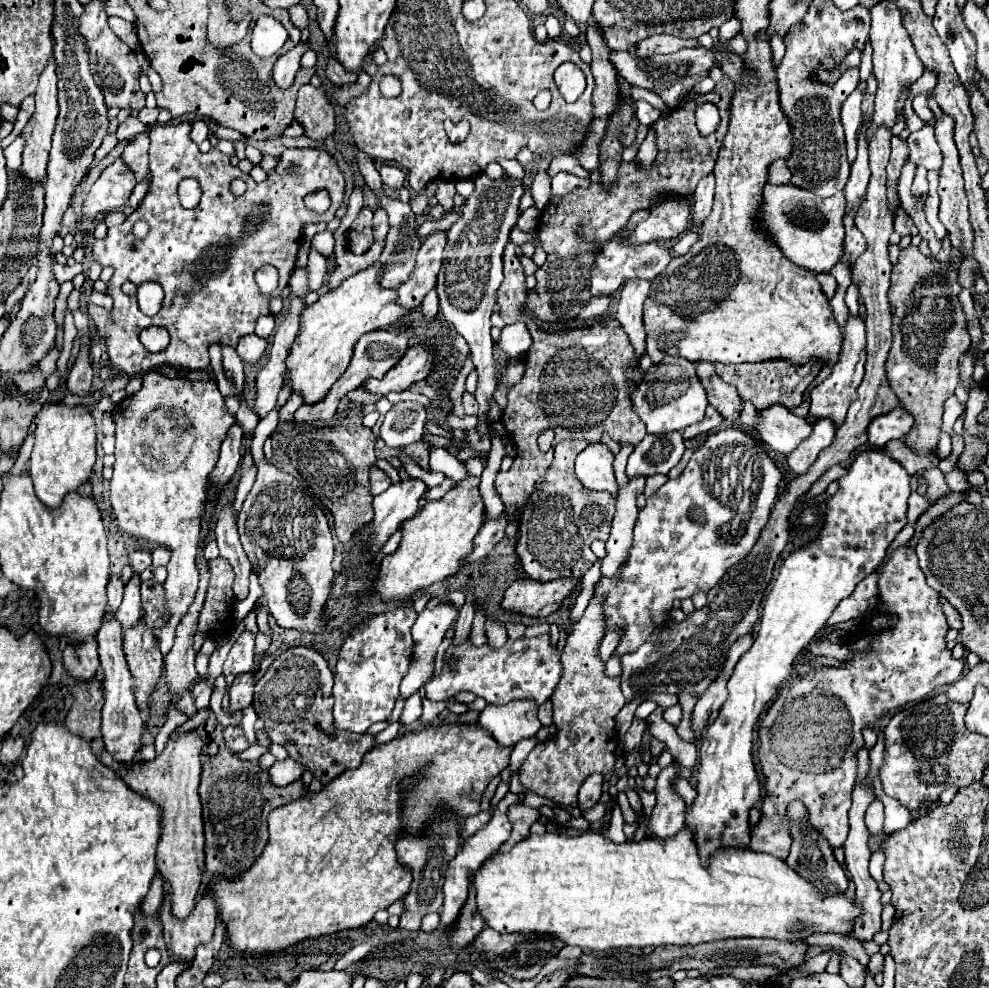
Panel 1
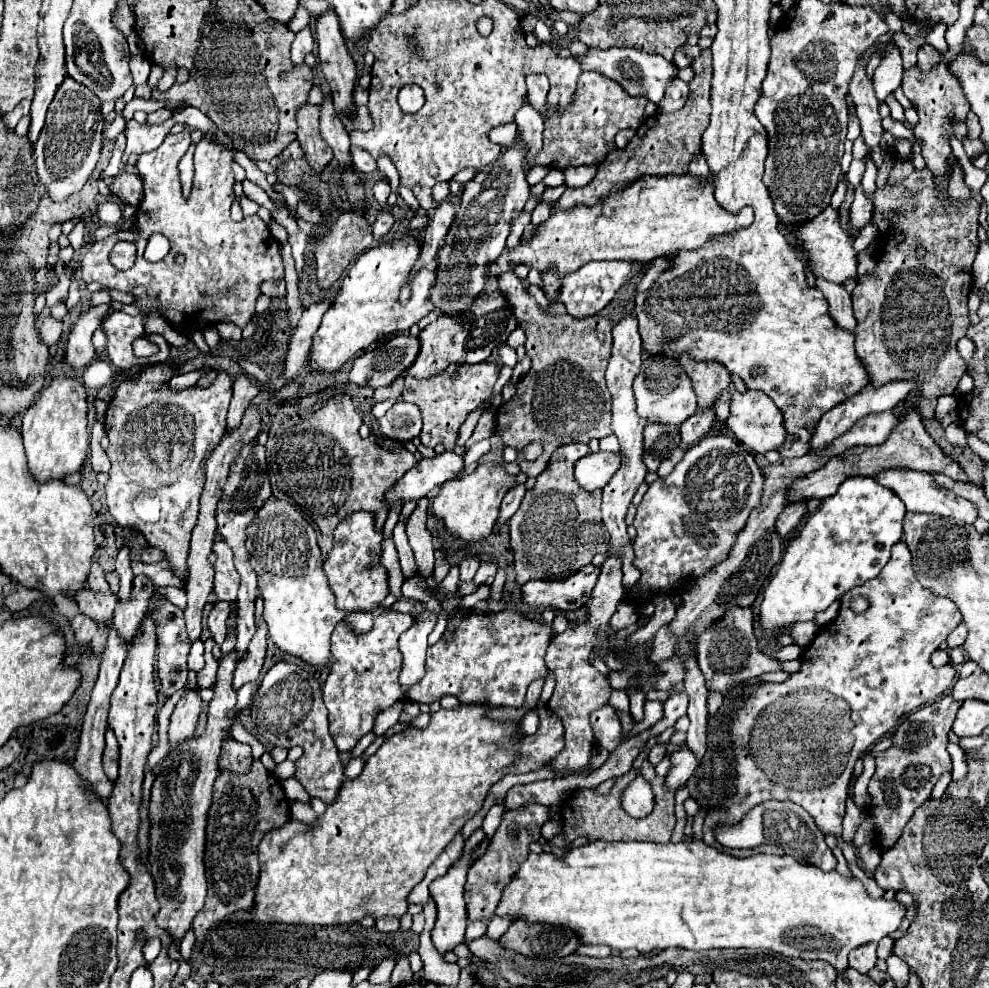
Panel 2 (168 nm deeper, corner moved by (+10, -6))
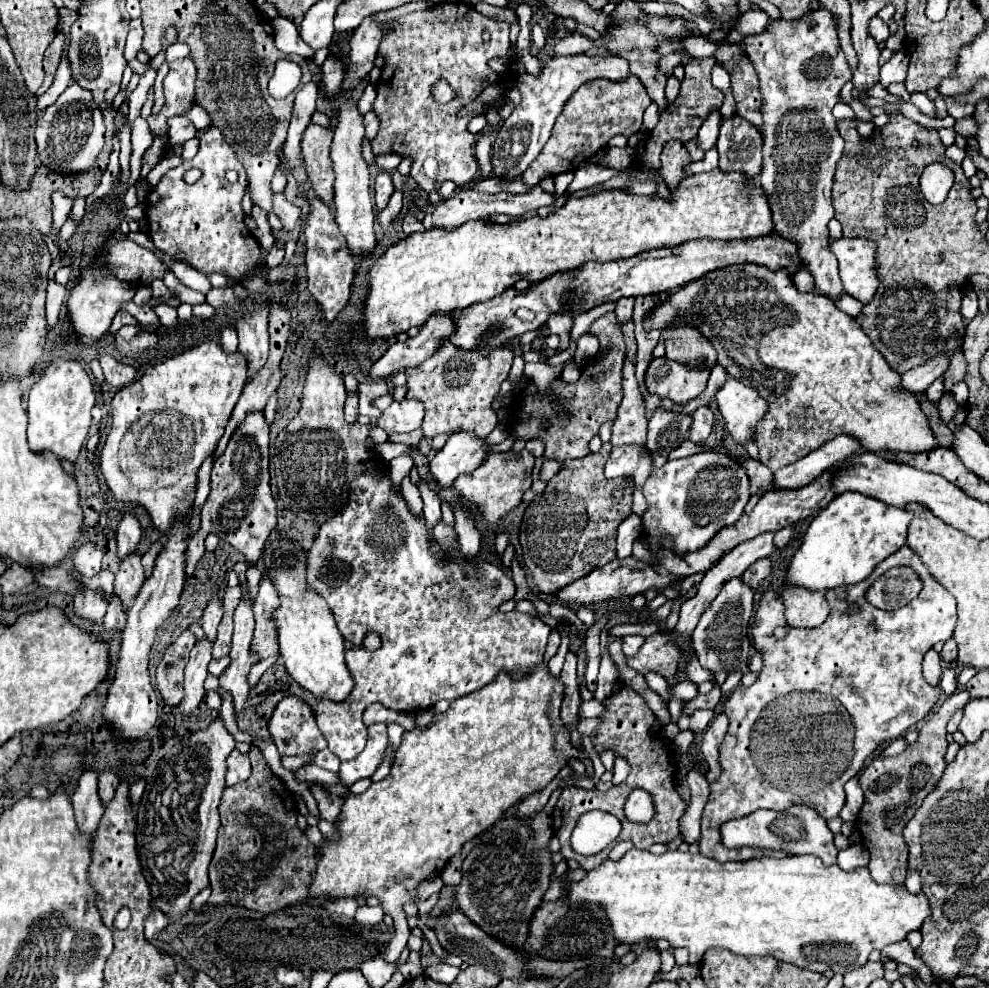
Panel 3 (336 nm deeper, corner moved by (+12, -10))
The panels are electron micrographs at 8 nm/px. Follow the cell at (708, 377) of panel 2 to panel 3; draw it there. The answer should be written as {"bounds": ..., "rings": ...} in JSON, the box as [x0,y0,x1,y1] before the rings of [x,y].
{"bounds":[662,328,716,368],"rings":[[[672,328],[662,332],[662,342],[666,344],[666,356],[680,364],[696,368],[700,362],[706,368],[716,366],[716,350],[712,344],[692,328]]]}

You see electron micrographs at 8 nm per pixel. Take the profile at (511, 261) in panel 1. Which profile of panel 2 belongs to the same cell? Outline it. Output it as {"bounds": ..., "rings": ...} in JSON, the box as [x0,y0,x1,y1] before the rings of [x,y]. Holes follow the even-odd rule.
{"bounds":[496,272,614,476],"rings":[[[506,272],[506,276],[498,280],[498,288],[506,288],[506,296],[510,296],[510,304],[514,304],[514,316],[518,316],[520,328],[526,332],[528,340],[524,346],[532,358],[532,368],[522,382],[516,384],[516,396],[496,410],[496,434],[502,436],[506,446],[518,450],[522,472],[538,476],[558,446],[570,442],[588,444],[592,438],[610,434],[610,392],[604,372],[610,360],[614,320],[606,316],[574,320],[568,314],[550,314],[530,298],[528,288],[522,286],[514,272]],[[532,440],[542,442],[544,454],[534,462],[526,462],[522,448]]]}

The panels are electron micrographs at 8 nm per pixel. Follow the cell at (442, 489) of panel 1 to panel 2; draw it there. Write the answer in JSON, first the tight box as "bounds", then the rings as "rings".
{"bounds":[406,498,434,576],"rings":[[[422,498],[418,500],[418,506],[414,514],[408,518],[408,526],[406,526],[408,540],[414,550],[416,566],[422,576],[430,576],[434,570],[434,546],[430,532],[426,528],[426,518],[428,518],[428,498]]]}

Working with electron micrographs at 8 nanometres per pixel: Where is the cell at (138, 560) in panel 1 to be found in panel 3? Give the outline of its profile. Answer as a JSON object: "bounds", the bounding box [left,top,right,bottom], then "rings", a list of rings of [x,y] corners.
{"bounds":[186,412,276,578],"rings":[[[250,412],[244,424],[232,434],[226,452],[216,460],[212,468],[212,490],[202,508],[202,528],[188,542],[186,548],[186,576],[190,578],[204,552],[204,538],[216,532],[225,542],[231,544],[250,566],[260,560],[264,542],[276,526],[276,502],[270,494],[268,474],[268,424],[260,412]]]}

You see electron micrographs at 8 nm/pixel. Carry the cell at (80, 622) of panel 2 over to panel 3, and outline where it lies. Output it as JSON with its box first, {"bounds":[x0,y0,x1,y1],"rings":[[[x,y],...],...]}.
{"bounds":[74,586,108,624],"rings":[[[84,586],[80,592],[74,594],[74,612],[78,618],[84,618],[92,624],[100,624],[106,614],[108,602],[102,598],[102,592],[94,592]]]}

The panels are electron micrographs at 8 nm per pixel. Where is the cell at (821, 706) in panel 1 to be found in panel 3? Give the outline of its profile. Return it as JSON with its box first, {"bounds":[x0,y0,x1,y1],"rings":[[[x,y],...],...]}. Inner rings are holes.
{"bounds":[700,546,956,862],"rings":[[[902,546],[896,554],[880,562],[874,574],[848,588],[834,588],[826,592],[826,598],[832,606],[832,612],[826,624],[818,628],[790,628],[784,640],[774,638],[778,626],[786,626],[782,600],[774,592],[766,592],[760,608],[756,612],[756,622],[752,628],[752,640],[758,652],[764,654],[764,668],[760,678],[750,688],[736,688],[730,698],[724,702],[724,712],[730,720],[724,742],[720,744],[720,764],[722,774],[716,782],[710,784],[710,798],[702,812],[702,836],[700,836],[700,854],[714,858],[718,862],[730,860],[748,860],[762,856],[780,856],[774,850],[726,850],[720,842],[720,824],[730,818],[742,818],[758,808],[781,812],[791,804],[808,804],[822,818],[836,818],[844,806],[844,784],[856,776],[866,758],[874,754],[882,742],[896,740],[908,732],[910,726],[920,722],[940,700],[940,688],[930,686],[922,676],[922,658],[924,654],[940,640],[950,640],[956,628],[956,600],[932,580],[930,572],[922,566],[920,558],[908,548]],[[907,566],[918,572],[924,588],[922,592],[900,610],[880,610],[866,600],[870,584],[891,568]],[[844,590],[846,598],[840,600],[838,592]],[[850,602],[860,604],[858,616],[848,616],[846,608]],[[748,744],[750,752],[748,752]],[[790,784],[790,788],[780,788]],[[788,794],[788,796],[786,796]]]}

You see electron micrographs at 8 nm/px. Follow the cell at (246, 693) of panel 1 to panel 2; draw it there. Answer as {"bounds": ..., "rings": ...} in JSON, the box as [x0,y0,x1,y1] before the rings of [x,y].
{"bounds":[234,618,268,688],"rings":[[[260,618],[256,620],[256,634],[248,644],[248,650],[242,654],[242,660],[238,662],[238,668],[234,672],[234,688],[240,688],[246,682],[258,682],[260,670],[266,658],[266,648],[268,648],[268,626]]]}

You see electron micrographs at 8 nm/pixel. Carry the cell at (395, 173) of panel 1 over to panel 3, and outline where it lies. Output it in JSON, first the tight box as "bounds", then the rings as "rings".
{"bounds":[374,172,394,210],"rings":[[[380,172],[376,176],[376,184],[374,184],[374,194],[376,194],[376,208],[378,210],[384,210],[390,196],[394,192],[394,186],[392,186],[392,178],[390,178],[390,172]]]}

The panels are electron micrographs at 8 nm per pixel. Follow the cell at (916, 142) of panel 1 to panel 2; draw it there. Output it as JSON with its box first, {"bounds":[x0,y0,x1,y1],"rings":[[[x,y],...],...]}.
{"bounds":[885,94,906,123],"rings":[[[894,94],[889,95],[885,99],[885,103],[890,108],[890,113],[891,113],[892,118],[894,118],[895,120],[900,121],[902,123],[904,123],[906,121],[905,116],[904,116],[904,109],[899,104],[899,102],[896,100]]]}

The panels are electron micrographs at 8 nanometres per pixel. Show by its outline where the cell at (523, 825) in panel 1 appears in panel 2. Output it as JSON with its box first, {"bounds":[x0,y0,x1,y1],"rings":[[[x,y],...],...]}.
{"bounds":[464,804,552,920],"rings":[[[540,804],[522,806],[522,808],[516,808],[516,810],[508,810],[504,814],[500,828],[496,830],[492,842],[488,844],[488,850],[468,870],[468,880],[466,880],[466,886],[464,886],[464,890],[466,890],[464,898],[466,898],[466,910],[468,910],[470,920],[492,918],[492,914],[494,914],[494,910],[500,902],[504,886],[514,878],[520,864],[528,858],[530,844],[540,840],[540,828],[550,818],[552,818],[550,808],[540,806]]]}

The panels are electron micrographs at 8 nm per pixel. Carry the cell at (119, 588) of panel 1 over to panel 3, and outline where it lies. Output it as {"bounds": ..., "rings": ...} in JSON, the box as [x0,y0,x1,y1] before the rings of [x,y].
{"bounds":[74,542,102,578],"rings":[[[86,542],[74,554],[74,568],[84,578],[92,578],[94,574],[100,572],[100,560],[102,560],[102,550],[98,550],[92,542]]]}

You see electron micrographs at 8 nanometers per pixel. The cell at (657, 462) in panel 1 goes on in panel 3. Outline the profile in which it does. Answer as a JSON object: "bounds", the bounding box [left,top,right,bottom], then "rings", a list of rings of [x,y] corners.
{"bounds":[648,410,692,456],"rings":[[[656,410],[648,424],[648,450],[652,456],[668,456],[688,438],[692,418],[688,414],[672,414]]]}

